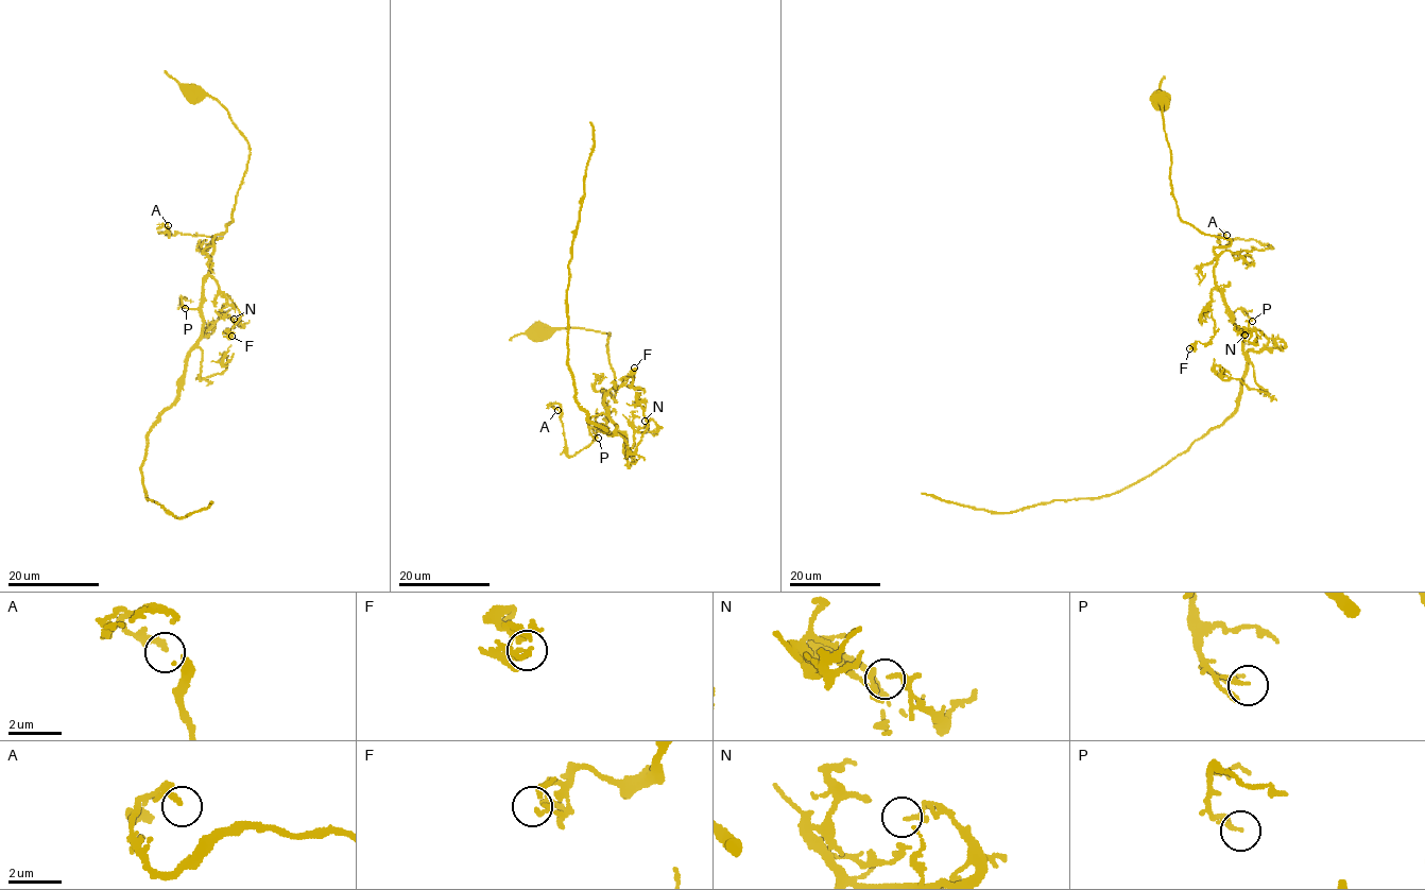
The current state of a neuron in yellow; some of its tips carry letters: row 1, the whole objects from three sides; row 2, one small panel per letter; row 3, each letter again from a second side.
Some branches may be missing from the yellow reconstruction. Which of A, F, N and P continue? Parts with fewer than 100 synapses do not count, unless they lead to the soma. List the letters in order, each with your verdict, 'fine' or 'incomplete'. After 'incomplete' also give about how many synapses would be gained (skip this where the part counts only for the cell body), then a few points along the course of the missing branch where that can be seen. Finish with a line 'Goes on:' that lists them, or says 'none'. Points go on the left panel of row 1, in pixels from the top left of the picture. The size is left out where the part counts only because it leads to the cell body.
A: fine
F: fine
N: fine
P: fine
Goes on: none

